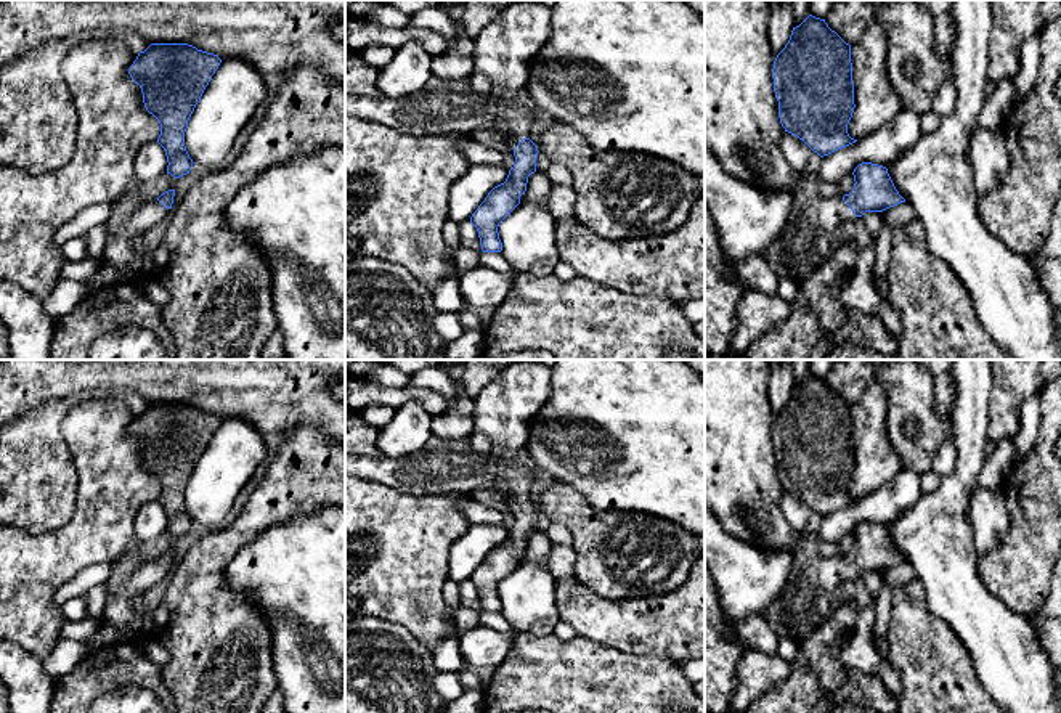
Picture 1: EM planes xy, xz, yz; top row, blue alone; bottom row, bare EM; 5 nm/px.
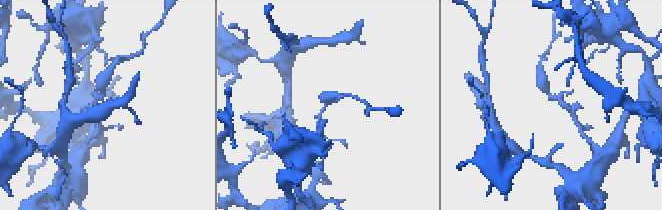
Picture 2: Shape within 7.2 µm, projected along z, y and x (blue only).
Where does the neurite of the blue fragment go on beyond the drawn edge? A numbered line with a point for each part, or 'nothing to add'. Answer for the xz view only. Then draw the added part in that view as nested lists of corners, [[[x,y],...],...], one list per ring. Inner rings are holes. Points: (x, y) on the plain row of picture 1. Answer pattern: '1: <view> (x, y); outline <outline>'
1: xz (440, 466); outline [[[433,435],[424,448],[395,459],[345,454],[345,474],[408,495],[454,491],[470,496],[478,490],[496,490],[510,507],[530,496],[535,479],[533,471],[518,461],[478,454],[470,438]]]

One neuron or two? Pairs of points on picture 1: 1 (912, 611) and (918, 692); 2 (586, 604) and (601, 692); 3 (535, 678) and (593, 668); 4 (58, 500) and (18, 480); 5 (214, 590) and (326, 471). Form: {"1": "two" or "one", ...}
{"1": "one", "2": "two", "3": "one", "4": "one", "5": "one"}

